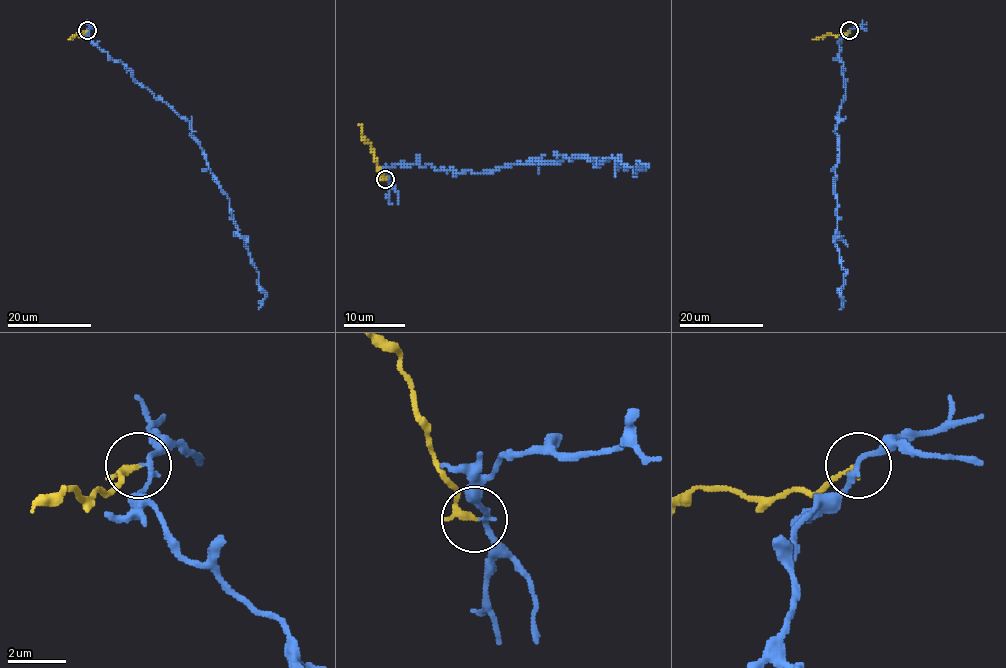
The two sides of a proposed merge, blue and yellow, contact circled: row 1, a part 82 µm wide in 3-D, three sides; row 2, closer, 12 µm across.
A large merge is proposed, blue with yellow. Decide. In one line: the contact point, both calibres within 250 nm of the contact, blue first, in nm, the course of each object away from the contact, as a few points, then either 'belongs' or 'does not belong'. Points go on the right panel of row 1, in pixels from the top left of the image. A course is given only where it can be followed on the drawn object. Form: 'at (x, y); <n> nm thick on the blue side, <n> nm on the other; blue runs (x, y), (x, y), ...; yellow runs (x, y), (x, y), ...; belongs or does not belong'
at (849, 30); 140 nm thick on the blue side, 240 nm on the other; blue runs (849, 30), (840, 44), (845, 97), (836, 134), (840, 156), (835, 168), (835, 239), (846, 271), (840, 309); yellow runs (849, 30), (839, 35), (824, 34), (811, 39); does not belong

